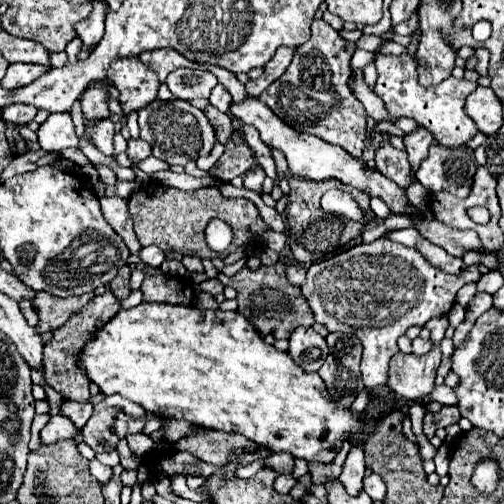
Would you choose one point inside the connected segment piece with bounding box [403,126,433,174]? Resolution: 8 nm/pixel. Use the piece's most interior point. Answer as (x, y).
(416, 142)

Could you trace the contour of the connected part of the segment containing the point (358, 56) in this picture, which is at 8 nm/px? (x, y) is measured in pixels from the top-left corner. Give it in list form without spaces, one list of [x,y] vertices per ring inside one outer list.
[[[355,50],[355,54],[353,54],[353,60],[351,60],[351,68],[353,70],[361,70],[361,68],[365,68],[367,64],[371,64],[375,60],[375,54],[373,52],[367,52],[367,50]]]

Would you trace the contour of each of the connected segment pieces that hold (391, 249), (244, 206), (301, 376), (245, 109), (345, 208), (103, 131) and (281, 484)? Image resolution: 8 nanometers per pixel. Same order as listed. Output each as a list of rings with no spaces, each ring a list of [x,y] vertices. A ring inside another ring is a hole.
[[[381,238],[313,264],[307,270],[307,282],[301,286],[301,292],[319,324],[329,332],[349,332],[361,340],[361,374],[365,388],[371,390],[385,386],[389,360],[399,350],[397,338],[409,326],[425,326],[427,320],[447,314],[455,304],[457,290],[479,278],[479,264],[465,268],[461,274],[447,274],[433,268],[417,250]]]
[[[159,182],[147,184],[131,194],[129,214],[135,222],[135,234],[141,246],[155,244],[163,252],[193,254],[197,258],[225,258],[227,252],[213,252],[205,242],[205,226],[211,218],[221,218],[233,226],[235,240],[233,246],[265,246],[265,234],[271,230],[261,218],[257,206],[247,198],[227,198],[219,188],[199,188],[199,190],[179,190],[175,186],[165,186]]]
[[[141,302],[129,310],[121,308],[109,322],[93,332],[77,352],[77,358],[79,370],[107,396],[121,394],[155,416],[171,416],[209,430],[243,434],[259,446],[271,448],[273,452],[289,452],[307,462],[331,462],[341,448],[343,434],[361,430],[361,420],[355,414],[331,404],[317,372],[303,372],[287,352],[265,344],[251,322],[239,312]]]
[[[243,100],[239,104],[231,104],[231,114],[237,116],[241,122],[245,124],[251,124],[259,130],[261,138],[271,146],[271,148],[277,148],[285,154],[287,162],[289,162],[289,170],[299,176],[299,178],[309,178],[309,180],[325,180],[325,178],[339,178],[341,182],[345,184],[351,184],[359,190],[365,190],[373,196],[379,196],[387,202],[387,206],[393,210],[393,212],[403,212],[405,206],[407,206],[407,196],[405,196],[405,190],[399,188],[397,184],[391,184],[391,180],[387,180],[381,172],[377,170],[369,170],[365,166],[365,162],[353,158],[351,154],[347,154],[341,146],[335,146],[335,144],[329,144],[313,134],[301,134],[301,132],[295,132],[293,128],[289,128],[287,124],[283,124],[283,120],[279,120],[261,100]]]
[[[327,190],[321,198],[321,208],[323,212],[335,214],[339,218],[347,218],[347,220],[361,220],[365,216],[363,208],[353,200],[351,194],[347,194],[345,190]]]
[[[109,118],[105,120],[95,120],[93,124],[85,126],[85,136],[105,154],[111,156],[113,154],[113,122]]]
[[[281,474],[276,478],[274,488],[281,494],[289,494],[296,482],[297,480],[291,474]]]

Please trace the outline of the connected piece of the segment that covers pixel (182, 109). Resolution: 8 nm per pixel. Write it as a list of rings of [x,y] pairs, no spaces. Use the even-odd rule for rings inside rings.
[[[153,100],[143,110],[139,110],[139,128],[141,140],[153,148],[153,156],[169,164],[185,166],[187,162],[207,156],[217,144],[215,128],[209,124],[205,112],[187,100]]]

